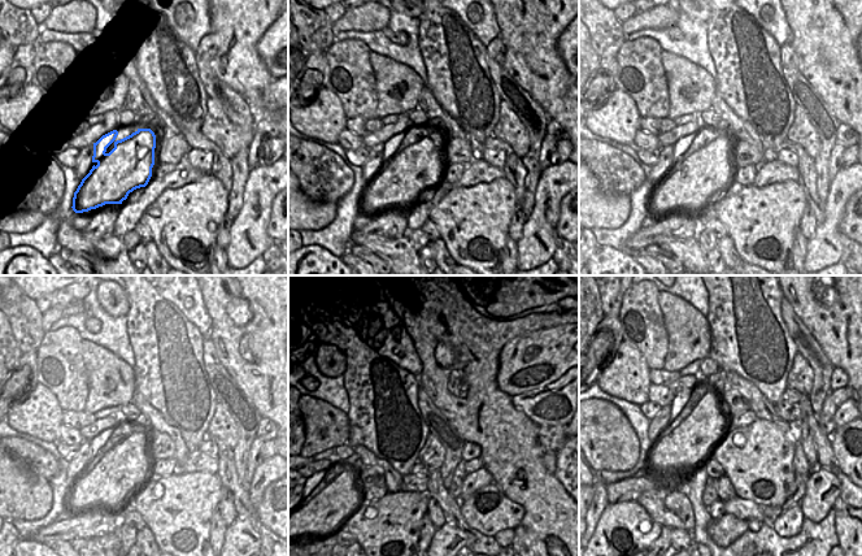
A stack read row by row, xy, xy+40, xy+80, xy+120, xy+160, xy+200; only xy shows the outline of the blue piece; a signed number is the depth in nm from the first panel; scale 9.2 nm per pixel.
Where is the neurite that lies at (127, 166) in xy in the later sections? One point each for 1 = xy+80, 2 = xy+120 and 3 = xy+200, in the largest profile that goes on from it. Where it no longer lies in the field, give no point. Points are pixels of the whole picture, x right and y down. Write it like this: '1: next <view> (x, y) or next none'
1: next xy+80 (706, 173)
2: next xy+120 (121, 469)
3: next xy+200 (687, 461)

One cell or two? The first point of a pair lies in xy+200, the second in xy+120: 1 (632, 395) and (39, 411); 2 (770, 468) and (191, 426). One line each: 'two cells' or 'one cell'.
1: one cell
2: two cells

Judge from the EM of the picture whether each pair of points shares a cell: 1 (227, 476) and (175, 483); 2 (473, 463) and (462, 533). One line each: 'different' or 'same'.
1: different
2: same

